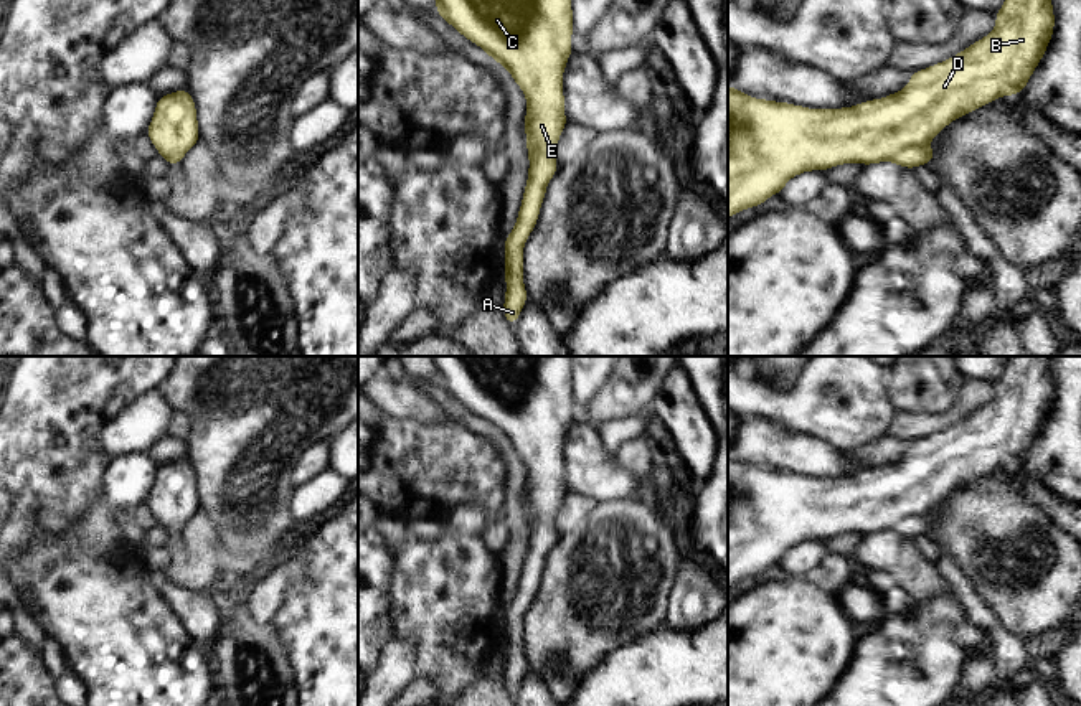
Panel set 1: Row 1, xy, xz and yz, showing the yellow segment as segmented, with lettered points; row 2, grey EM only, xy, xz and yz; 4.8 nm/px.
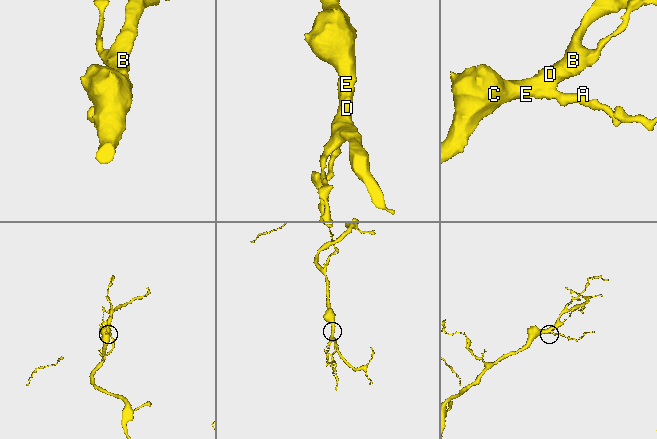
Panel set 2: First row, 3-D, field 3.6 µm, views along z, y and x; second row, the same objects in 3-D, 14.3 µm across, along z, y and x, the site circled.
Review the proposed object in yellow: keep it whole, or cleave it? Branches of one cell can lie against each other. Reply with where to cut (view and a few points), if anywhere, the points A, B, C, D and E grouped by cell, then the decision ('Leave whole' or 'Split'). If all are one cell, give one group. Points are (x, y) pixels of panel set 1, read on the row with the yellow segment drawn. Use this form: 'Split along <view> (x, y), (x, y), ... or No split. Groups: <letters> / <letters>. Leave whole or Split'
No split. Groups: A B C D E. Leave whole

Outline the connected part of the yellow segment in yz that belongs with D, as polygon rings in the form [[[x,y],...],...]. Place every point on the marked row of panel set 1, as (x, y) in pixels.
[[[1005,0],[995,13],[995,28],[990,35],[942,63],[909,73],[909,84],[904,89],[853,107],[809,109],[782,101],[756,99],[728,86],[728,219],[746,208],[759,208],[804,172],[880,162],[895,162],[901,168],[913,170],[936,160],[937,150],[926,145],[942,129],[957,117],[998,97],[1018,96],[1027,87],[1053,33],[1051,0]]]

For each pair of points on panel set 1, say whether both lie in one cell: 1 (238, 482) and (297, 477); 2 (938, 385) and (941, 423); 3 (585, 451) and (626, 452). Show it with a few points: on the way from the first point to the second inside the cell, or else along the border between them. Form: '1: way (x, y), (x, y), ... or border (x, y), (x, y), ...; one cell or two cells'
1: border (312, 444), (292, 469), (291, 484), (294, 487); two cells
2: border (964, 383), (961, 398), (949, 409), (900, 413); two cells
3: border (614, 456), (629, 470), (646, 479); two cells

